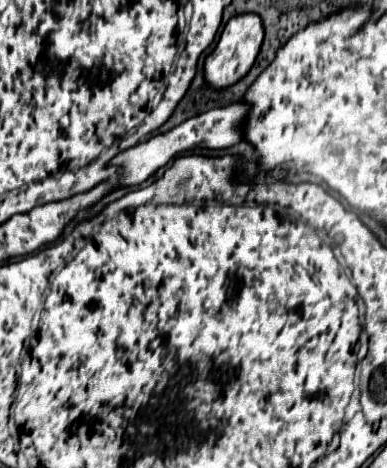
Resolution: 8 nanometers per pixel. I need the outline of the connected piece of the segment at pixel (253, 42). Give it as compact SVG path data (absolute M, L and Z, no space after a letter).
M240 14L228 20L228 24L224 26L224 32L220 36L220 42L216 44L216 50L206 58L206 82L212 88L226 88L236 84L254 64L260 46L262 46L262 20L258 20L258 16L254 14Z

